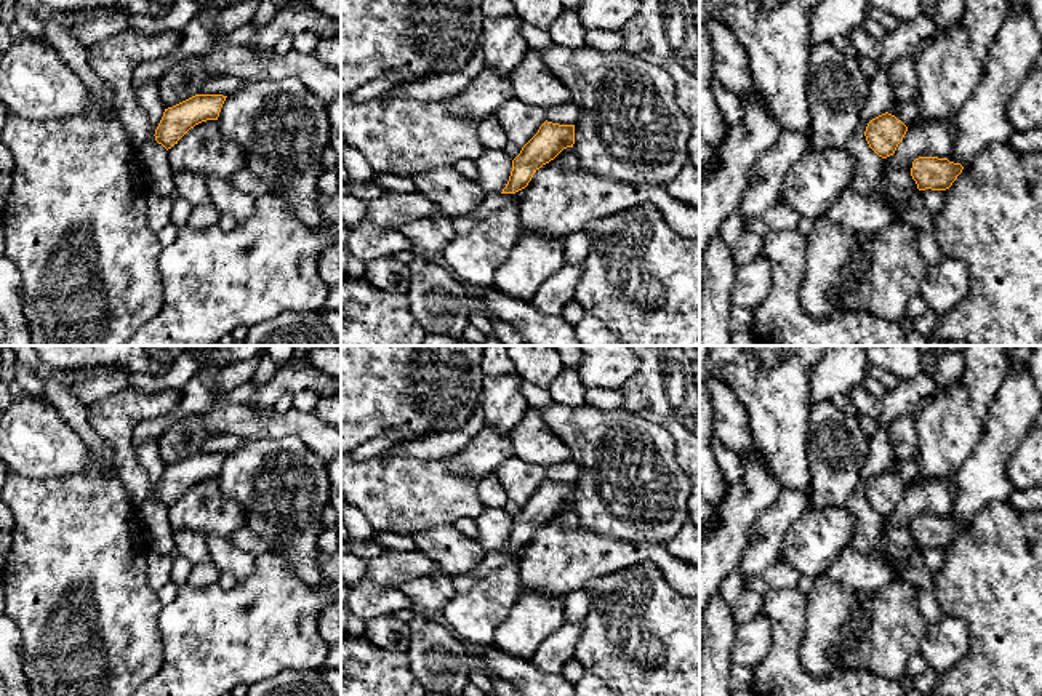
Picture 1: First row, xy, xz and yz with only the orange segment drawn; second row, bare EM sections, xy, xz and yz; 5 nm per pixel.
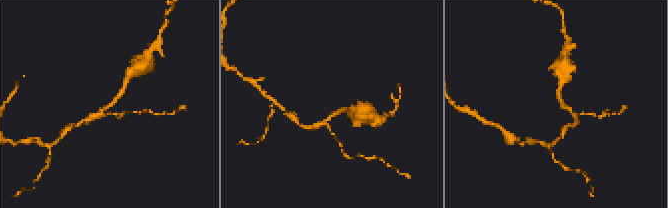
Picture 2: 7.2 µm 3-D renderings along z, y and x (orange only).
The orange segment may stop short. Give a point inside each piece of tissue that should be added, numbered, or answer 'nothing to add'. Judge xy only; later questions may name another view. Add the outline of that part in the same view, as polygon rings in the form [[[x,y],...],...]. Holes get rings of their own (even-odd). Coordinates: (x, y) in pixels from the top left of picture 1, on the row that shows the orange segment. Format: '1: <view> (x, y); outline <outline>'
nothing to add

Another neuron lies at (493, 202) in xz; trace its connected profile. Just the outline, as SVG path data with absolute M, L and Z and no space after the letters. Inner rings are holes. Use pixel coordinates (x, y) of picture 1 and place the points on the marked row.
M525 189L515 194L487 194L475 211L453 219L456 235L467 234L479 221L487 218L490 213L499 211L512 203L519 203L523 194Z

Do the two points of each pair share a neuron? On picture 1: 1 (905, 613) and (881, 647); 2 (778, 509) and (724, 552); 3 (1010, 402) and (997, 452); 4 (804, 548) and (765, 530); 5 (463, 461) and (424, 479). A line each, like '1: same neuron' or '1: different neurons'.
1: same neuron
2: different neurons
3: same neuron
4: different neurons
5: different neurons

